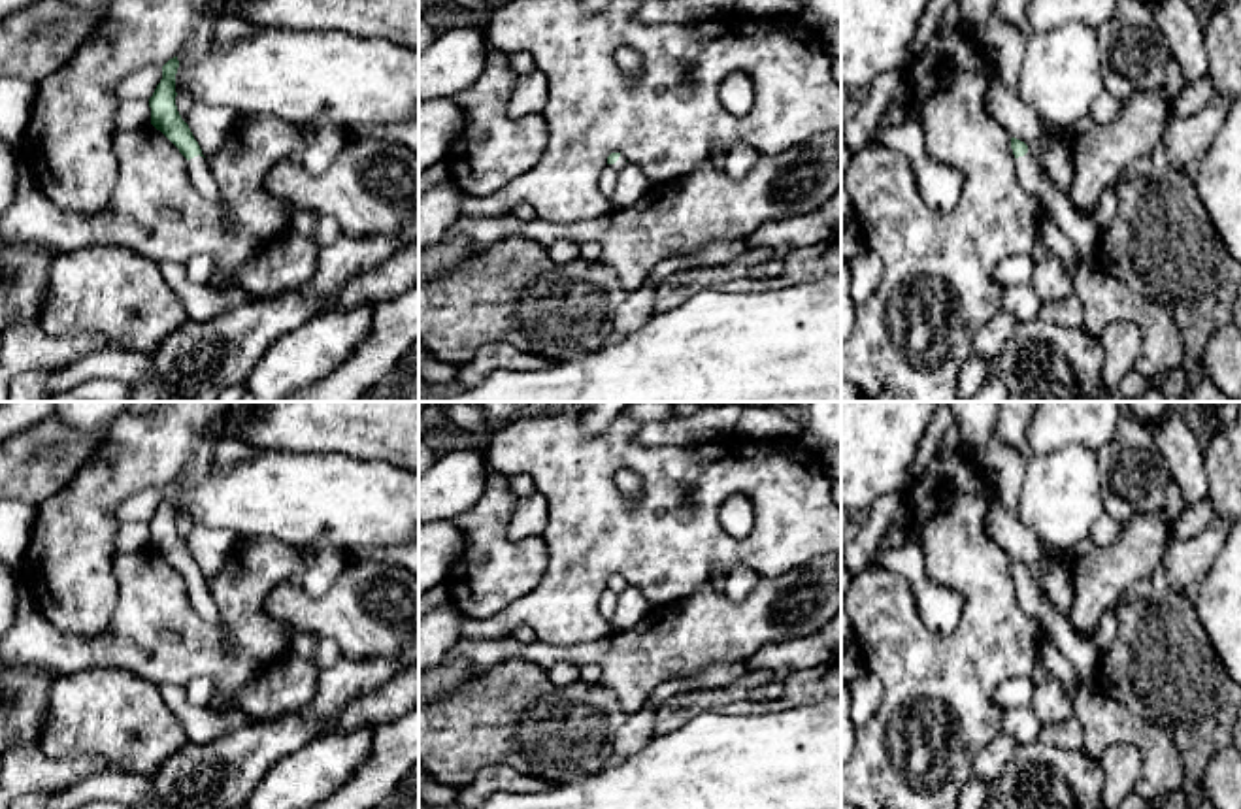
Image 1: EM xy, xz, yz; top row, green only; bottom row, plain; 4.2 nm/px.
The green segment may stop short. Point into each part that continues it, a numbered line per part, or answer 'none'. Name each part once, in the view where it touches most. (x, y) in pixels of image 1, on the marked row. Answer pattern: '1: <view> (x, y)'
1: xy (202, 180)

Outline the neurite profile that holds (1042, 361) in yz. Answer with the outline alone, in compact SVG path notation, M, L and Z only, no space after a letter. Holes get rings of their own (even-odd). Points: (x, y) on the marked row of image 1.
M1041 317L1017 322L994 373L1007 387L1007 402L1109 402L1101 385L1105 351L1083 326L1069 328Z

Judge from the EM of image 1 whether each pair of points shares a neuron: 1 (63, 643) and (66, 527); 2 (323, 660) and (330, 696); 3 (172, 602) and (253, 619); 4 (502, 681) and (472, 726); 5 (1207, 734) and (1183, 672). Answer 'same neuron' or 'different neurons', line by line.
1: different neurons
2: different neurons
3: same neuron
4: same neuron
5: same neuron

